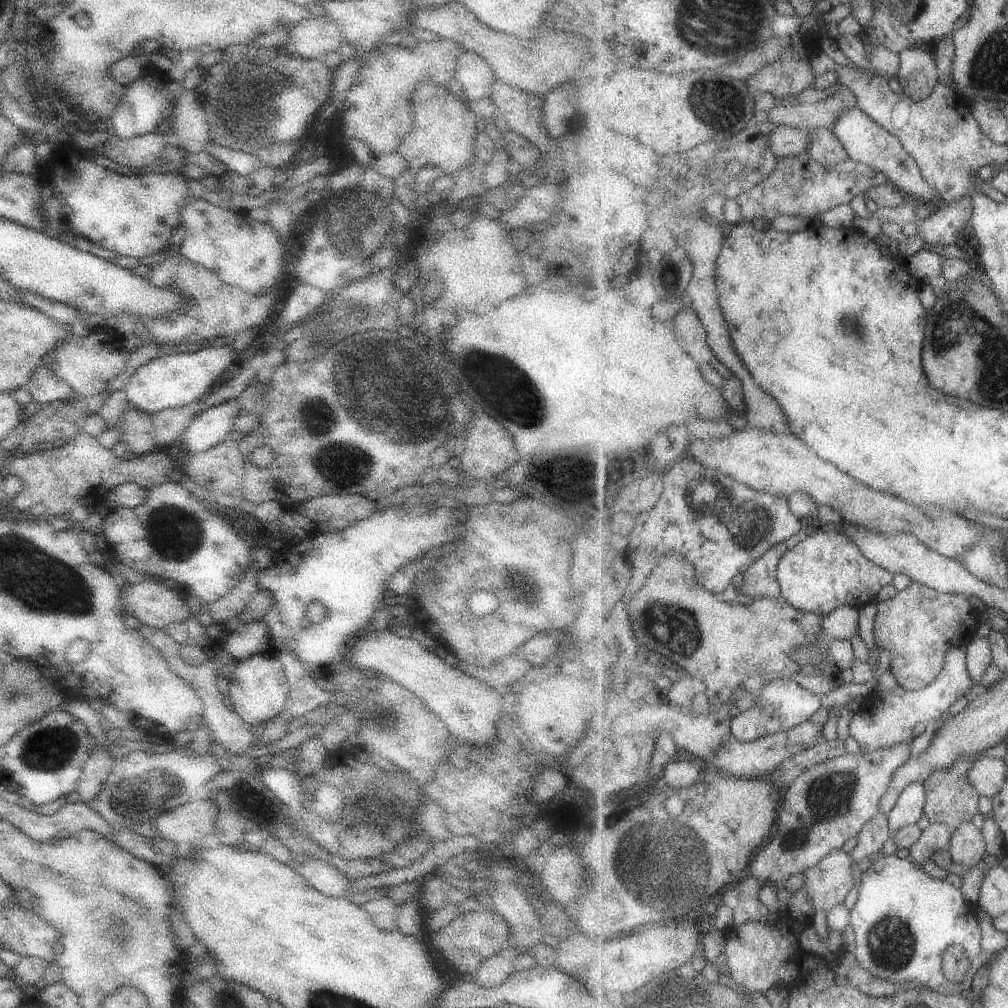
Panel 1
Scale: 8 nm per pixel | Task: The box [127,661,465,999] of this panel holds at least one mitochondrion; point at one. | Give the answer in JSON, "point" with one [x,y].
{"point":[380,809]}

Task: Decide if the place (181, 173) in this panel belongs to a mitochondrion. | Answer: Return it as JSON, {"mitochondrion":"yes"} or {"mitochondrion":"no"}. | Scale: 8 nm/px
{"mitochondrion":"no"}

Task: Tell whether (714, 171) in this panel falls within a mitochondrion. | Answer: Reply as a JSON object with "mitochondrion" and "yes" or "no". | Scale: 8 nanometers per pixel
{"mitochondrion":"no"}

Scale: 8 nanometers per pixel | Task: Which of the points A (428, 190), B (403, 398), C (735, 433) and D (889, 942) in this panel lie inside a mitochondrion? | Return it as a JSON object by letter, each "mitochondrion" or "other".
{"A":"other","B":"mitochondrion","C":"other","D":"mitochondrion"}

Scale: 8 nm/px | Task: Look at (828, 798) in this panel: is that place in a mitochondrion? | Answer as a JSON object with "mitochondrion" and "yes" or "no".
{"mitochondrion":"yes"}

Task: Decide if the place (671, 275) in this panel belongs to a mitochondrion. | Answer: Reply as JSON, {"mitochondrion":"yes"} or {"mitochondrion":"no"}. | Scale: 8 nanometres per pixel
{"mitochondrion":"yes"}

